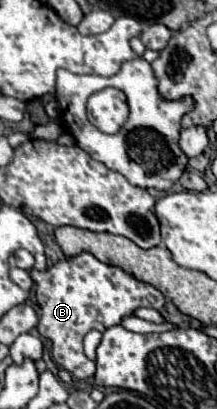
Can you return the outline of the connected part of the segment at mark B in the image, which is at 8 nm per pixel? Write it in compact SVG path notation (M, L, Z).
M89 253L67 257L51 265L47 271L31 271L31 277L37 283L35 295L41 307L37 329L53 343L51 355L55 363L77 379L89 379L95 375L95 363L83 353L83 337L91 329L105 331L113 325L121 325L121 321L133 315L139 307L161 309L165 303L163 293L153 285L137 281L123 269L101 263Z

